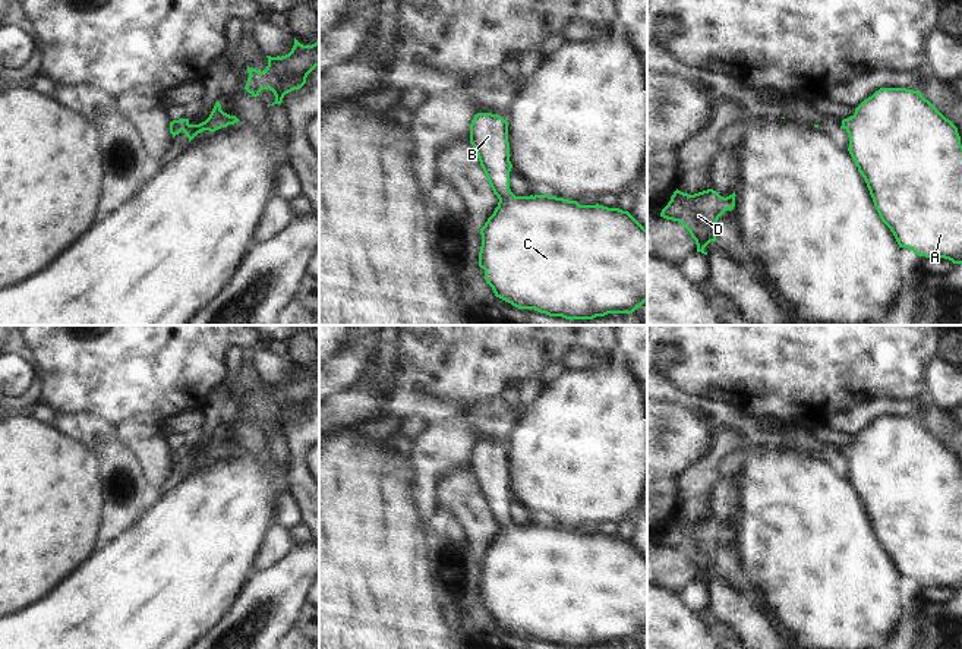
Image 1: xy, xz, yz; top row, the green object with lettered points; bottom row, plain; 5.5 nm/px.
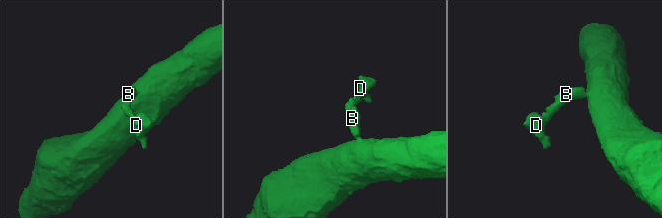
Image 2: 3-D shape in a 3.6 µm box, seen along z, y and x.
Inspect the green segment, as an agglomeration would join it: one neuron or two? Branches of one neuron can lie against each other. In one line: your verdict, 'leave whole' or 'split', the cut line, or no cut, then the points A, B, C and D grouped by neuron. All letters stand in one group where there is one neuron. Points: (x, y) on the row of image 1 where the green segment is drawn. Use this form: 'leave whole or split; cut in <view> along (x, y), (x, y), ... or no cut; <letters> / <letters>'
leave whole; no cut; A B C D

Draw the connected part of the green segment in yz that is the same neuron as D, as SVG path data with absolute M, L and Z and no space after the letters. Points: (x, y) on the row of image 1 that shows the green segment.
M707 189L694 195L675 190L660 217L681 223L696 240L697 252L707 255L704 248L716 242L716 223L725 211L735 207L735 192L726 198Z

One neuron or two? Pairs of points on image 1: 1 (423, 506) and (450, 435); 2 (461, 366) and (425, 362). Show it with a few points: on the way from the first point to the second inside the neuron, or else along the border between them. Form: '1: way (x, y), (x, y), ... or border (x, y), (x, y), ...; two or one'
1: way (423, 488), (429, 460), (435, 453); one
2: way (453, 365), (434, 362); one

